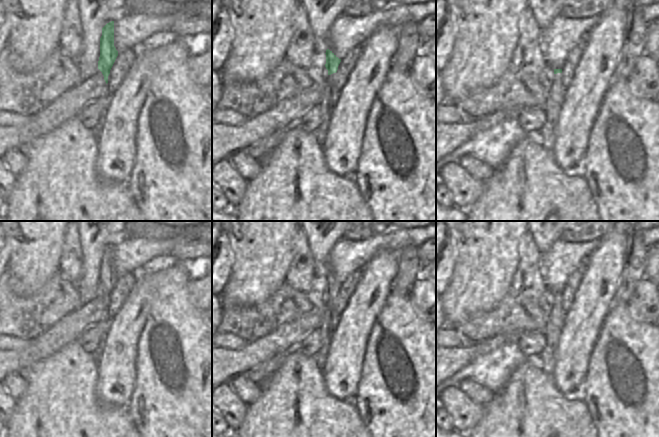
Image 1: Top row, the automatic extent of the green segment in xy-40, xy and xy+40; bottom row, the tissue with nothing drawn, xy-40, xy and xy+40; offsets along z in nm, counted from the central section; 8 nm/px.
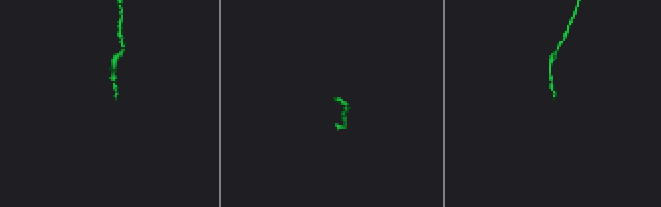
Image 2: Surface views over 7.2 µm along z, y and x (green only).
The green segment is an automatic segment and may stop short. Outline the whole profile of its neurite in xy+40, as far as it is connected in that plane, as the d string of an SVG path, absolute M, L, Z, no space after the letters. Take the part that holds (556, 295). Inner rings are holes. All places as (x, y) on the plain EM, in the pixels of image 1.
M554 293L554 298L544 330L546 344L536 358L536 362L547 375L552 375L554 370L556 348L566 316L566 311L562 308L562 293Z

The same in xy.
M326 274L326 288L325 291L328 294L328 308L322 314L322 322L320 324L320 334L322 336L322 346L320 350L315 353L312 358L316 364L322 369L326 356L328 354L328 348L334 334L334 330L338 324L339 314L334 310L334 300L338 294L338 290L341 286L332 275Z

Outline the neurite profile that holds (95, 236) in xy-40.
M76 221L82 248L82 278L76 284L80 302L85 305L98 293L102 252L124 238L127 221Z

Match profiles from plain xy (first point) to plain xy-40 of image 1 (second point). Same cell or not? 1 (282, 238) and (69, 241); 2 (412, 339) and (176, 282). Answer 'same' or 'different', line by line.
1: different
2: same

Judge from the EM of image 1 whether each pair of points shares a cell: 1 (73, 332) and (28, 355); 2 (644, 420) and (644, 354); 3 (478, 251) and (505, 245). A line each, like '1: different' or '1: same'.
1: same
2: same
3: same

